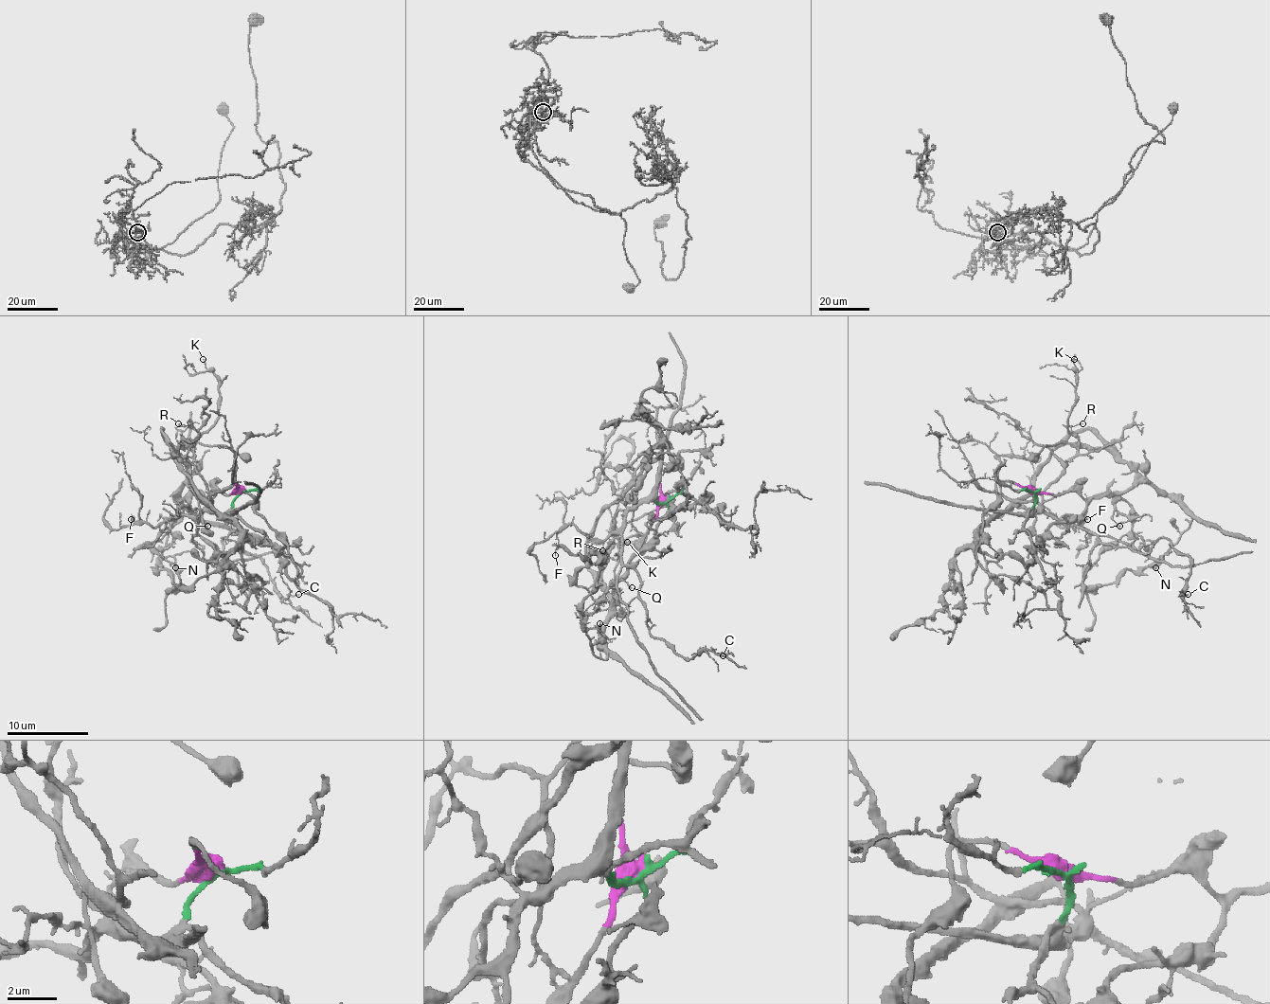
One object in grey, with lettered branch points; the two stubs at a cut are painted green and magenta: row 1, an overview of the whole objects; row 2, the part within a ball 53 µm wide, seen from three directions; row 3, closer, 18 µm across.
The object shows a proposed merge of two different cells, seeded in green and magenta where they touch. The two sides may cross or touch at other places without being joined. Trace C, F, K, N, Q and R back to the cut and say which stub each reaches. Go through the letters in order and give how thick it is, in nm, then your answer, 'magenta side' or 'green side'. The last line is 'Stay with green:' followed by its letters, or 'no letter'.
C: 110 nm | green side
F: 90 nm | green side
K: 100 nm | green side
N: 160 nm | magenta side
Q: 130 nm | magenta side
R: 90 nm | green side
Stay with green: C, F, K, R

